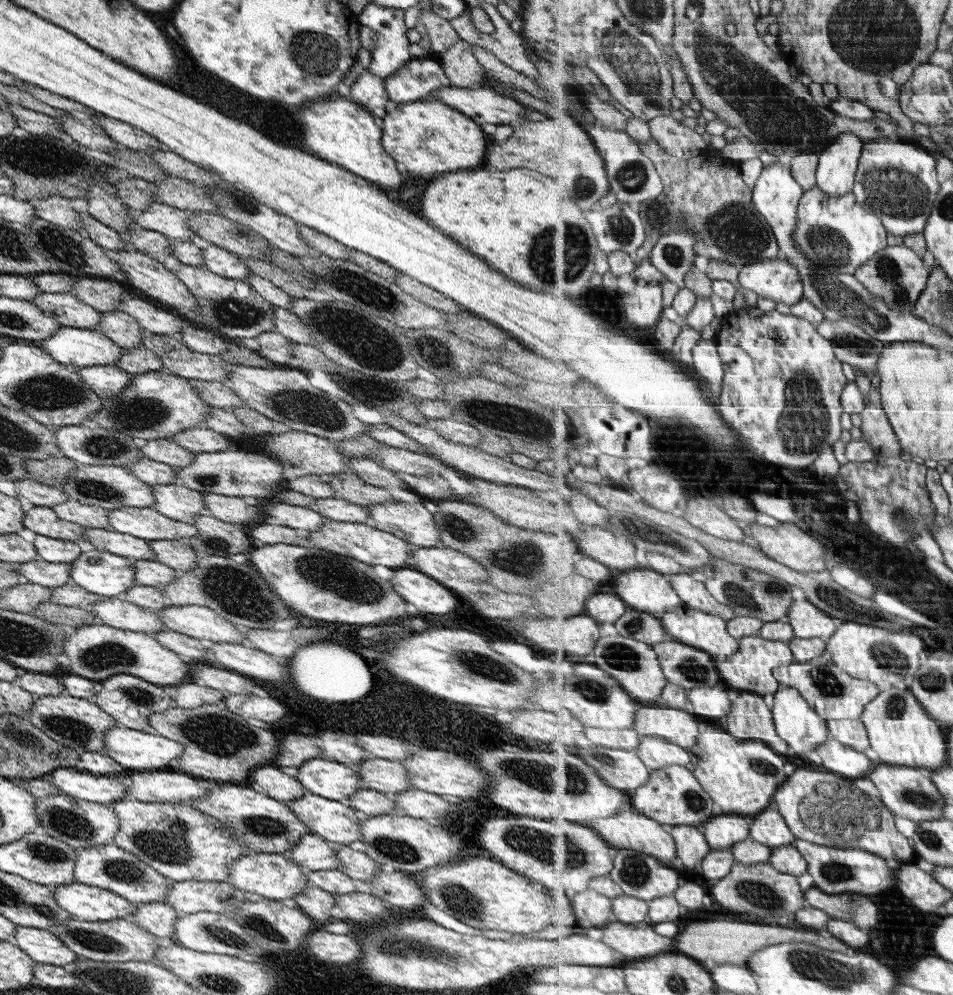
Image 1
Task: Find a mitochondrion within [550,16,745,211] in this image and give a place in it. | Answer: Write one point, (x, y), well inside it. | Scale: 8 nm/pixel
(629, 58)

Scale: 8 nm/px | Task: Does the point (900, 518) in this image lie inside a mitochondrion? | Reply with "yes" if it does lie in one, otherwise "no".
yes

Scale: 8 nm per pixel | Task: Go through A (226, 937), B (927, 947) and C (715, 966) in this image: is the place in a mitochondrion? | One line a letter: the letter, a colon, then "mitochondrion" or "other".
A: mitochondrion
B: other
C: other

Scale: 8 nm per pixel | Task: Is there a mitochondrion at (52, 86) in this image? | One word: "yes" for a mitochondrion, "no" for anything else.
no

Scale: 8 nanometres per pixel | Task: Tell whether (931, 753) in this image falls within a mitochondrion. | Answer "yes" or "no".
no

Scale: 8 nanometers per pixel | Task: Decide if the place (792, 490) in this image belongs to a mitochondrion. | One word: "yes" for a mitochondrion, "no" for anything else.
no

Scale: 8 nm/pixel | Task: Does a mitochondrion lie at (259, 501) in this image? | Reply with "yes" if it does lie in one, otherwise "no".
no

